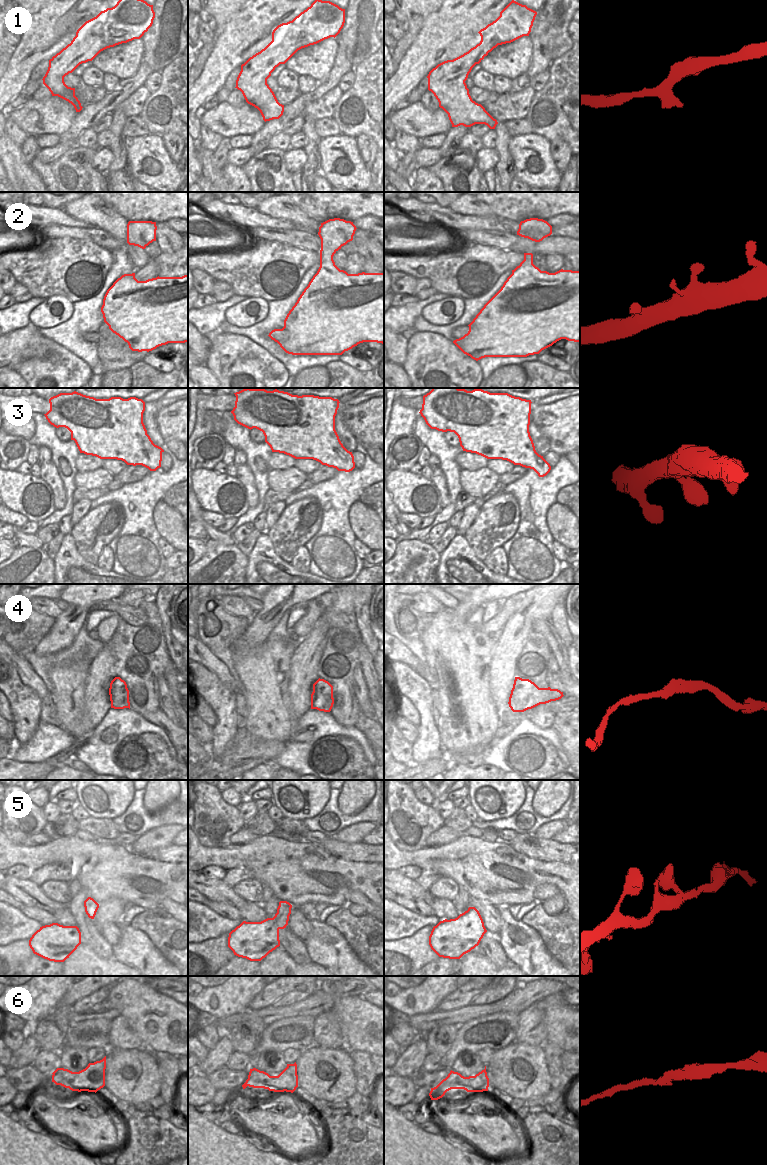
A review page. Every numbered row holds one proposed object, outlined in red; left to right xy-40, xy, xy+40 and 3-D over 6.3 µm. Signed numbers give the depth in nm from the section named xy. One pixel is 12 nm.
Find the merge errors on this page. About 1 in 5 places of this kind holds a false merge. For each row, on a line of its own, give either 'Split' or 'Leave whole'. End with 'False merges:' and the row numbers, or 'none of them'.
1: Leave whole
2: Leave whole
3: Leave whole
4: Leave whole
5: Leave whole
6: Leave whole
False merges: none of them.

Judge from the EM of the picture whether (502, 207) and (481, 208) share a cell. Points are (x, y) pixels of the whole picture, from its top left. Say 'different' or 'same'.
different

